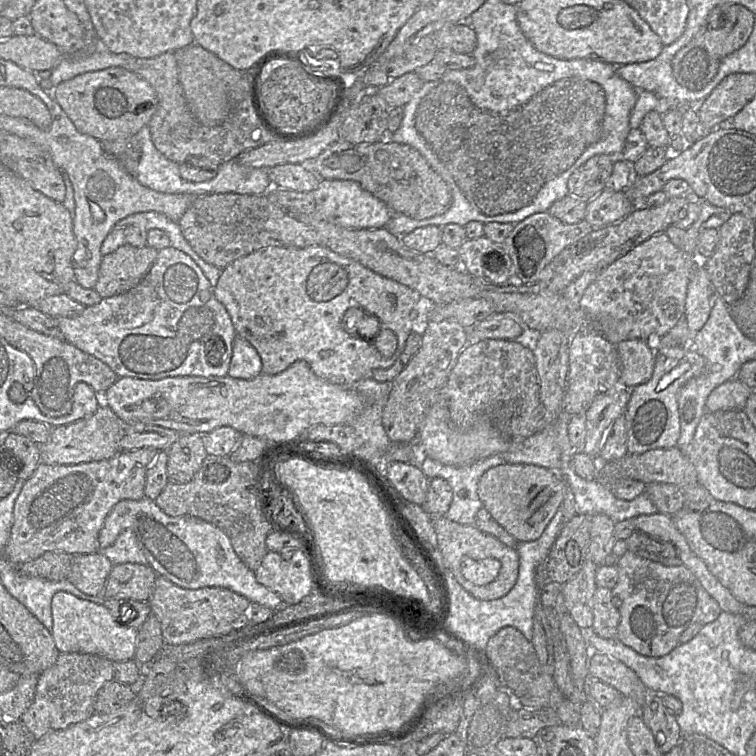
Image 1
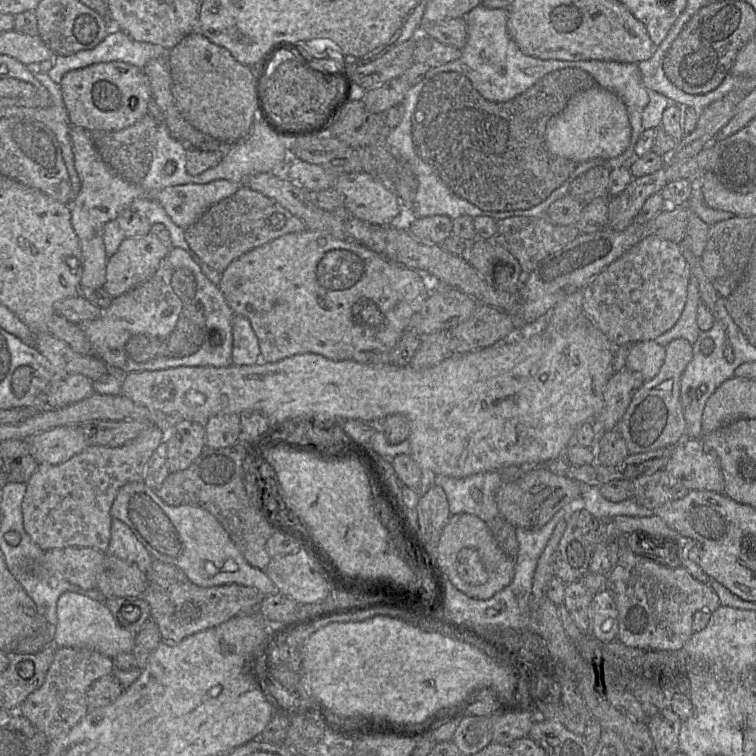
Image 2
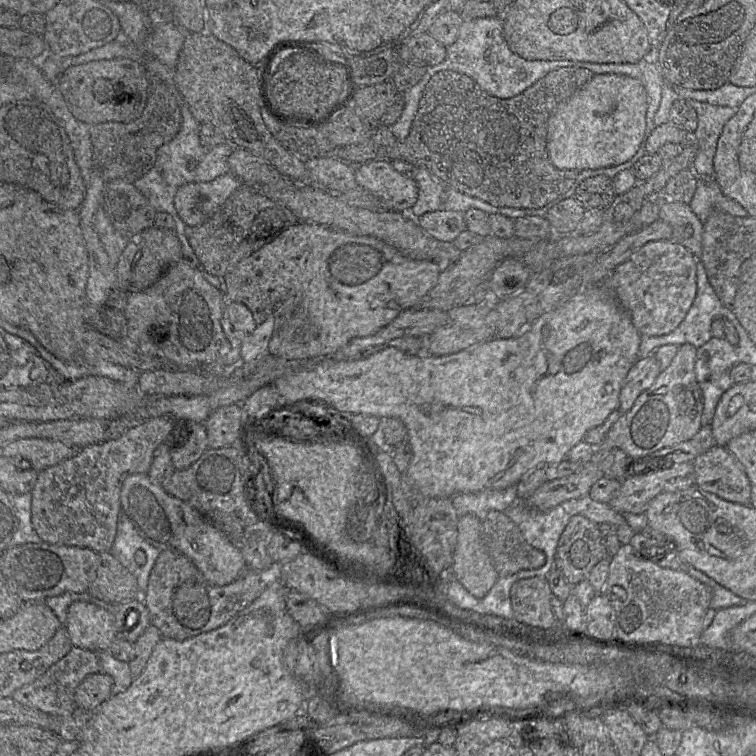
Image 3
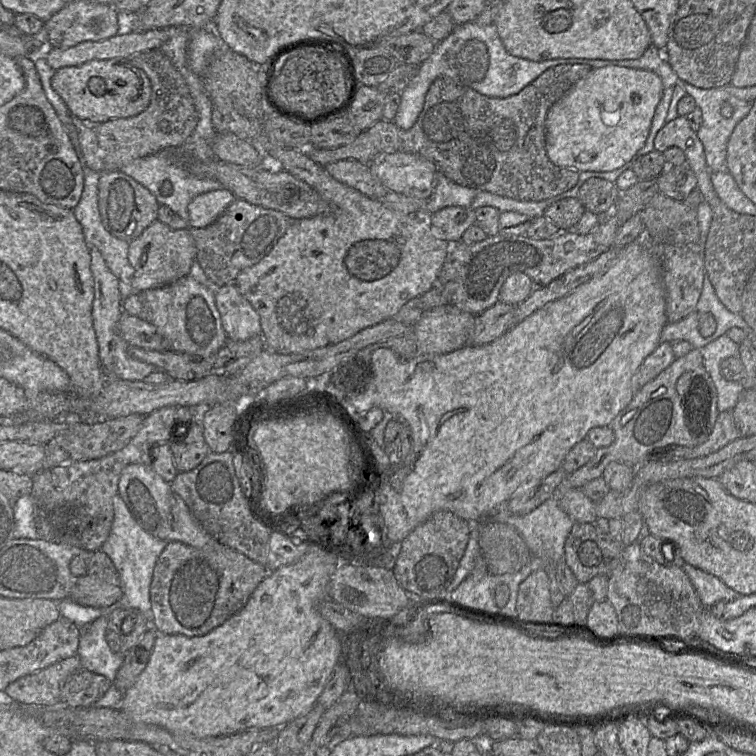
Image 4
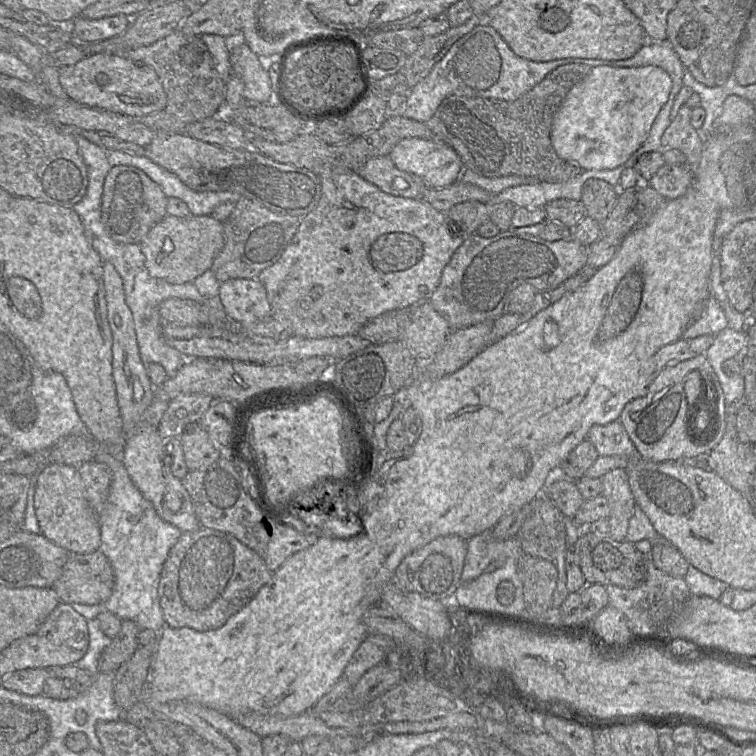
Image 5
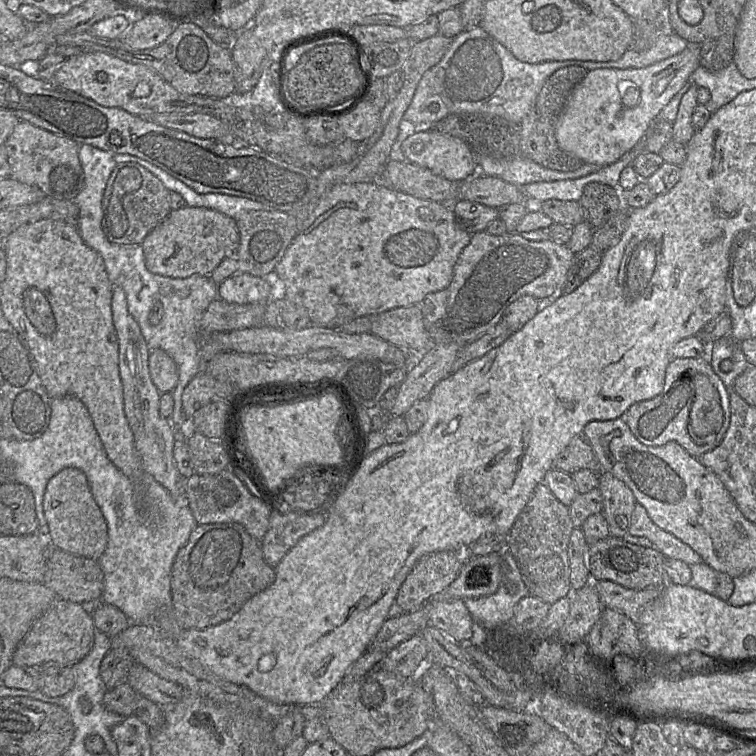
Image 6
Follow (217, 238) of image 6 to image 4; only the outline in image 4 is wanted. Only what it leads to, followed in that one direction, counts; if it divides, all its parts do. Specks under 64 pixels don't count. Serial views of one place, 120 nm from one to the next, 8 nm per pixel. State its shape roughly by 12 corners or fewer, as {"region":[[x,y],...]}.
{"region":[[156,219],[129,243],[132,286],[145,291],[188,276],[190,228]]}

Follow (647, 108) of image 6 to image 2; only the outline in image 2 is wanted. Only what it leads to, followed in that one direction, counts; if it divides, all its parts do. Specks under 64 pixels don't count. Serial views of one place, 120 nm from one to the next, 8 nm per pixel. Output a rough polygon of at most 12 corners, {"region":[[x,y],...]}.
{"region":[[597,85],[548,122],[551,153],[582,163],[630,146],[625,104]]}

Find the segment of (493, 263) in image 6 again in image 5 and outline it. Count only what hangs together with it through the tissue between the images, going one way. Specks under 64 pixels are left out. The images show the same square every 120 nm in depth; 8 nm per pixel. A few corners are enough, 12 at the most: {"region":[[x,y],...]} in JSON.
{"region":[[473,233],[429,298],[452,330],[503,313],[522,283],[548,291],[588,246]]}

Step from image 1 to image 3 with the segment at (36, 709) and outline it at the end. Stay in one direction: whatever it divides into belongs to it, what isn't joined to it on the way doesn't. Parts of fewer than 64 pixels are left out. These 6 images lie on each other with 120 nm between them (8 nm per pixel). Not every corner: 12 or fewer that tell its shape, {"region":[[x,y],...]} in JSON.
{"region":[[72,647],[11,698],[53,715],[76,709],[76,688],[100,672],[97,652]]}

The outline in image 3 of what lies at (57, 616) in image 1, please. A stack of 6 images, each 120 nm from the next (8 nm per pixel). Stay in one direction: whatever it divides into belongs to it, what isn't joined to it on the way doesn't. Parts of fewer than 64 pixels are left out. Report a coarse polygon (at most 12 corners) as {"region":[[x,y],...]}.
{"region":[[73,602],[64,626],[74,647],[109,650],[114,616]]}

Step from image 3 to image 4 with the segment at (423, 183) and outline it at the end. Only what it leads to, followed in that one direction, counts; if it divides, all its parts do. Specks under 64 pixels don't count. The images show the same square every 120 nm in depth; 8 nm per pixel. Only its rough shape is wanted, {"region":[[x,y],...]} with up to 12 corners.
{"region":[[437,173],[423,211],[468,208],[478,192]]}

